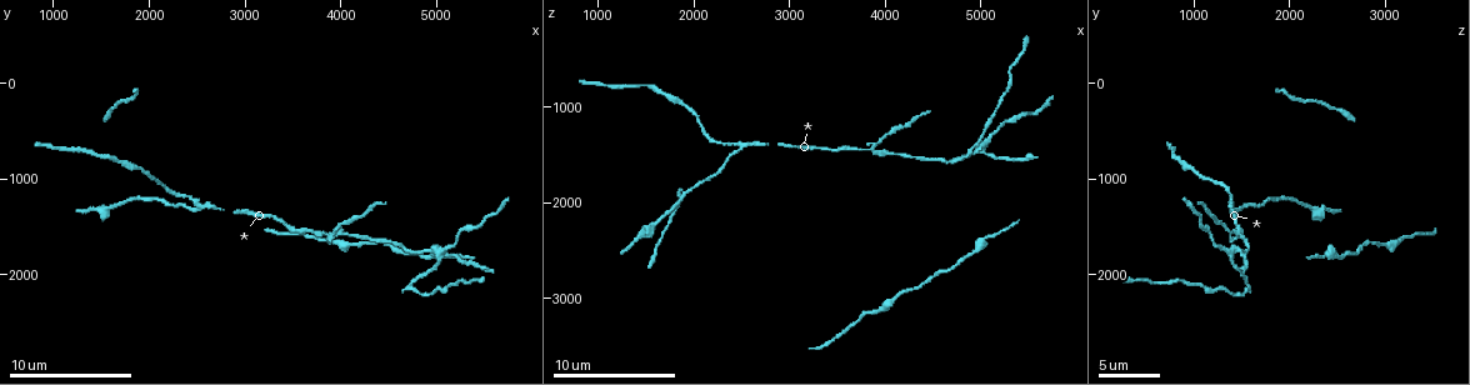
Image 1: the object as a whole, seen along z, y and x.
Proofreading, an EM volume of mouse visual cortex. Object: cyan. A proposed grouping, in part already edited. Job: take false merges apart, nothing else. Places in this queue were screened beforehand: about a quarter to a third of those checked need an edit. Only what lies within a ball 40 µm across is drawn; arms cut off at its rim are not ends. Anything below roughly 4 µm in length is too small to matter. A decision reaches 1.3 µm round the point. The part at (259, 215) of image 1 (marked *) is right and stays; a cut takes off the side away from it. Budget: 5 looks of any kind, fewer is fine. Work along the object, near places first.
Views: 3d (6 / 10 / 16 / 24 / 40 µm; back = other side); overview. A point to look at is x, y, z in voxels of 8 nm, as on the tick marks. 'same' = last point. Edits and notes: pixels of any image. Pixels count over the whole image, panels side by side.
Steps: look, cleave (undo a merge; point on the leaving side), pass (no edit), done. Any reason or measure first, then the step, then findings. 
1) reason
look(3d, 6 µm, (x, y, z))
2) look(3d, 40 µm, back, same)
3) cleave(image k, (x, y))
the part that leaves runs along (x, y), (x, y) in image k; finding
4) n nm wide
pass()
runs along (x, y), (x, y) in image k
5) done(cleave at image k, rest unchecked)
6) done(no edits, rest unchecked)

branch point
look(3d, 16 µm, (3880, 1620, 1420))

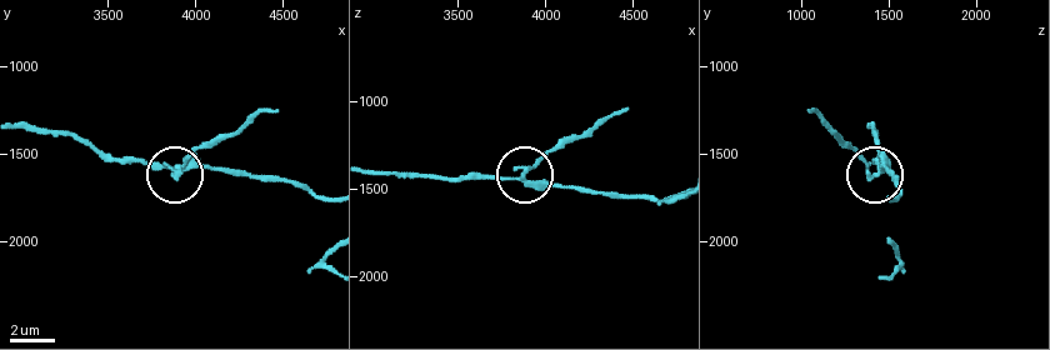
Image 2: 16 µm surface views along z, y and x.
zoom in
look(3d, 6 µm, (3880, 1620, 1420))

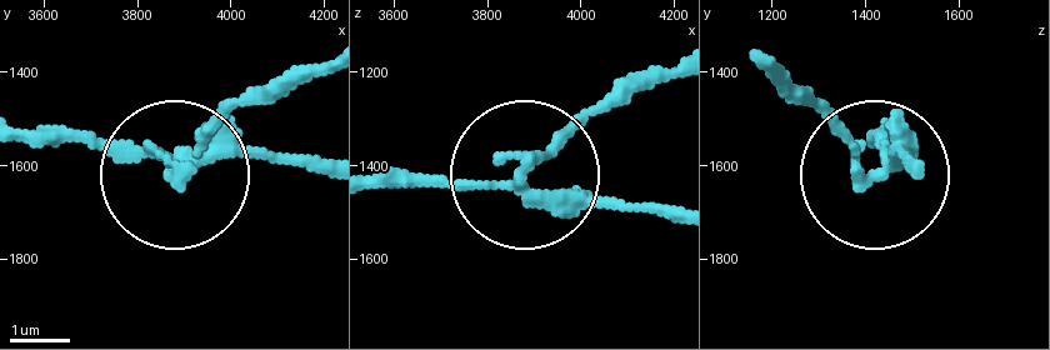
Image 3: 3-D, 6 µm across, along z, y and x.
cleave(image 3, (226, 103))
the part that leaves runs along (203, 156), (188, 171), (223, 121), (328, 66) in image 3; a second neuron is stuck on

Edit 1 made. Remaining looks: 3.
look(overview)

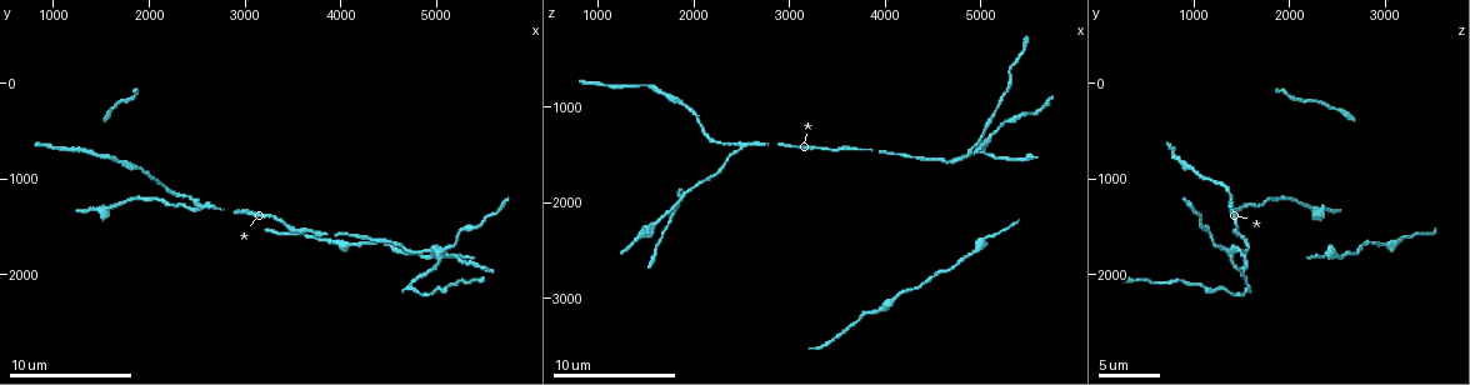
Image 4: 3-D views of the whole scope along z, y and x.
four arms meet
look(3d, 10 µm, (5020, 1720, 1420))

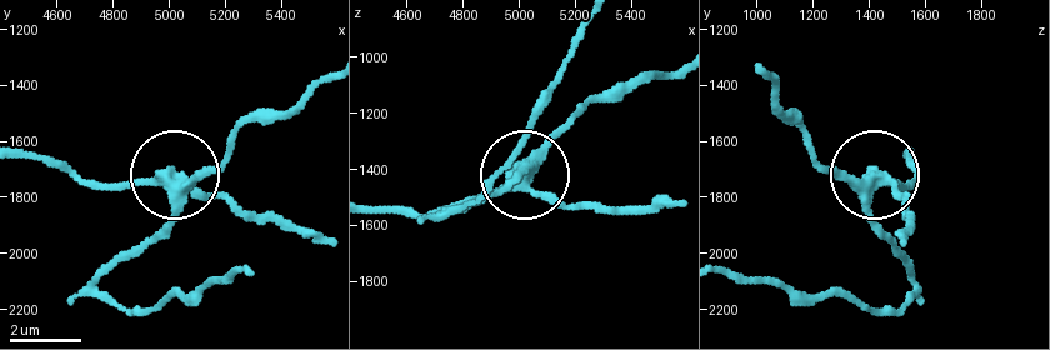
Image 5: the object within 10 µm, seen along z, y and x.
4 arms
cleave(image 5, (205, 170))
the part that leaves runs along (874, 180), (876, 223), (910, 285), (901, 309), (721, 270) in image 5; a second neuron is stuck on

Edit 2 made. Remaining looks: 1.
three arms meet
look(3d, 10 µm, (2520, 1300, 1440))

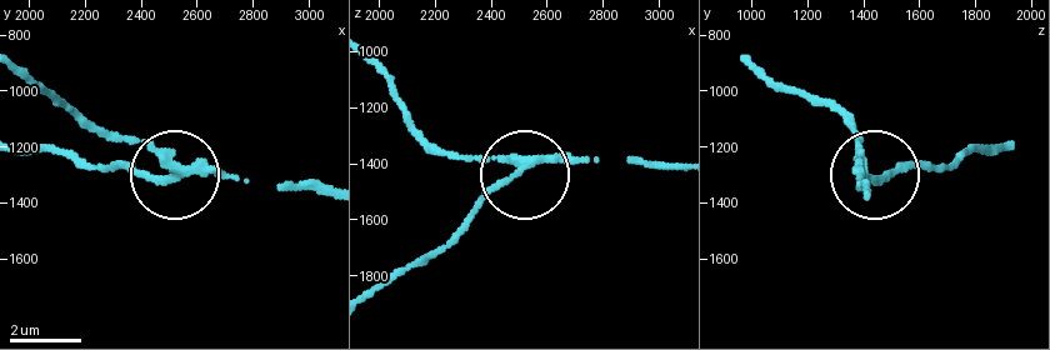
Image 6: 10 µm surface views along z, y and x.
3 arms
cleave(image 6, (134, 163))
the part that leaves runs along (178, 179), (20, 151) in image 6; a second neuron is stuck on

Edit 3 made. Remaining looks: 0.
done(cleave at image 3, cleave at image 5, cleave at image 6, rest unchecked)

